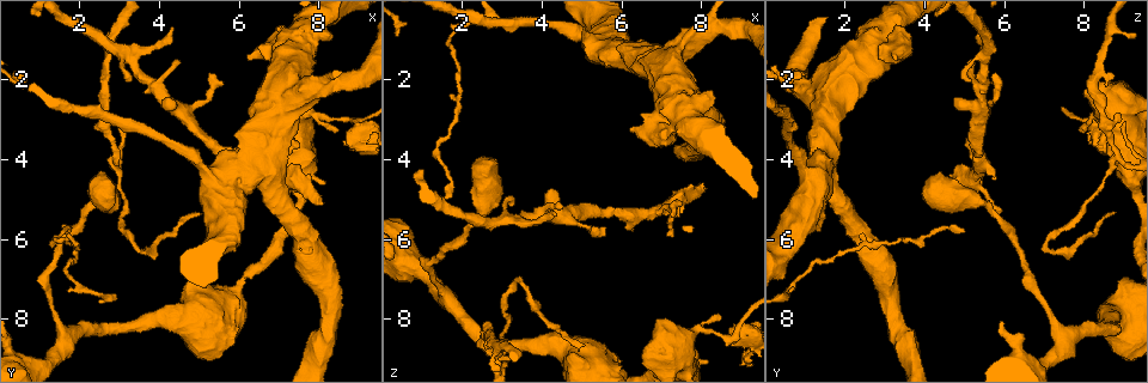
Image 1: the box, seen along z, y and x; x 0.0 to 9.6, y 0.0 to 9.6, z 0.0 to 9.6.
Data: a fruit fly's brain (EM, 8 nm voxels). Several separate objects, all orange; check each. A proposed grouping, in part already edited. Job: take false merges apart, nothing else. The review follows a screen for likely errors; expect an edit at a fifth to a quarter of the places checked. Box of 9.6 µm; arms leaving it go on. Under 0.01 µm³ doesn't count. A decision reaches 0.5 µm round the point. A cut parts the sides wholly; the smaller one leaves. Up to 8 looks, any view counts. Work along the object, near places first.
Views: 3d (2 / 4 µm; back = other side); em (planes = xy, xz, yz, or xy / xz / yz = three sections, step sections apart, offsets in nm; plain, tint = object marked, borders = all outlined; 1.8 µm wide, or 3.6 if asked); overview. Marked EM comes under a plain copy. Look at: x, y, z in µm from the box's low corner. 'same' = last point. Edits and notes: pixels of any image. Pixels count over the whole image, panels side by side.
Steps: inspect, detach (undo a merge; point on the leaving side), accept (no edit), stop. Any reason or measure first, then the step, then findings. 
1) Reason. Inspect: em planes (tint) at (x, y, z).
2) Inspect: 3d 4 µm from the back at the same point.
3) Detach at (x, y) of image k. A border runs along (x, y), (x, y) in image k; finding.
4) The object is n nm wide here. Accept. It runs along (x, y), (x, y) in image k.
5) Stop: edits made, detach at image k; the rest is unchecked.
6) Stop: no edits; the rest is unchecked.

Thick turns thin. Inspect: 3d 4 µm at (7.25, 4.45, 5.10).

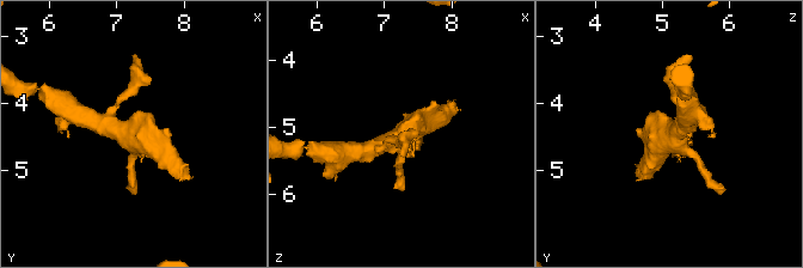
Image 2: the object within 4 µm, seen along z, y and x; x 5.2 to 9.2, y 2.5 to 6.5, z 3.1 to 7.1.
Inspect: em yz step 16 (tint) at (7.15, 4.45, 5.15).

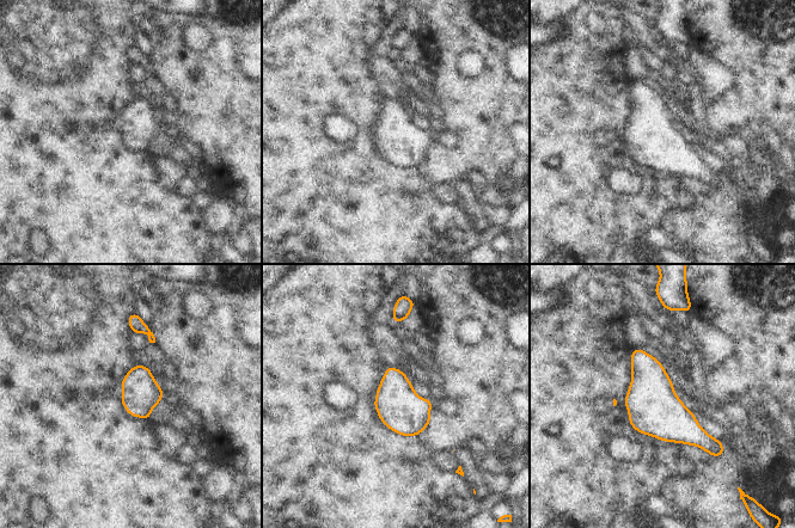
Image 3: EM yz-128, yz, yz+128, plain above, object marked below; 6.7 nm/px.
Another direction. Inspect: em planes (borders) at the same point.

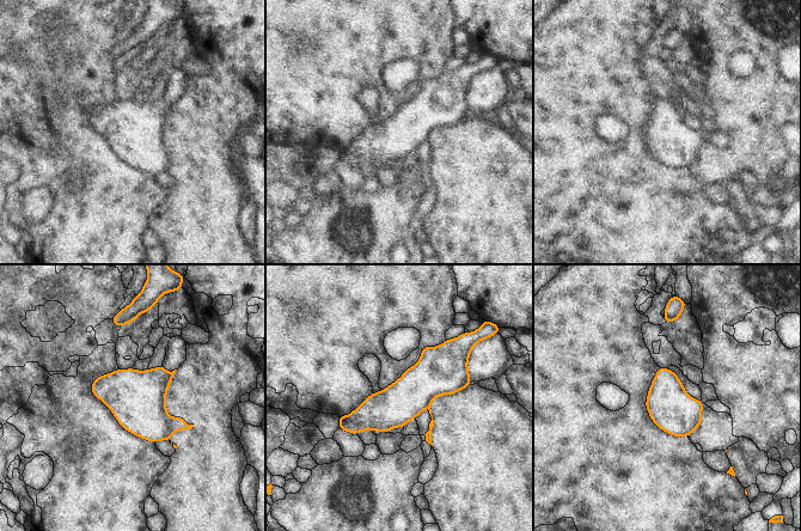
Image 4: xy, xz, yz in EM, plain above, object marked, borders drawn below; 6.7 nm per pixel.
Accept. It runs along (460, 361), (396, 406), (342, 426) in image 4; all the same neuron.

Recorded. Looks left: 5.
Three arms meet. Inspect: 3d 2 µm at (3.35, 1.50, 5.50).

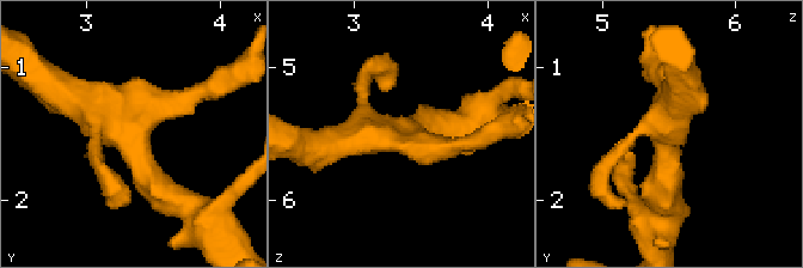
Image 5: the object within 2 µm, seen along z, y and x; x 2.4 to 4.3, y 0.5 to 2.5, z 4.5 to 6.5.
Now the EM. Inspect: em planes (tint) at (3.32, 1.50, 5.50).

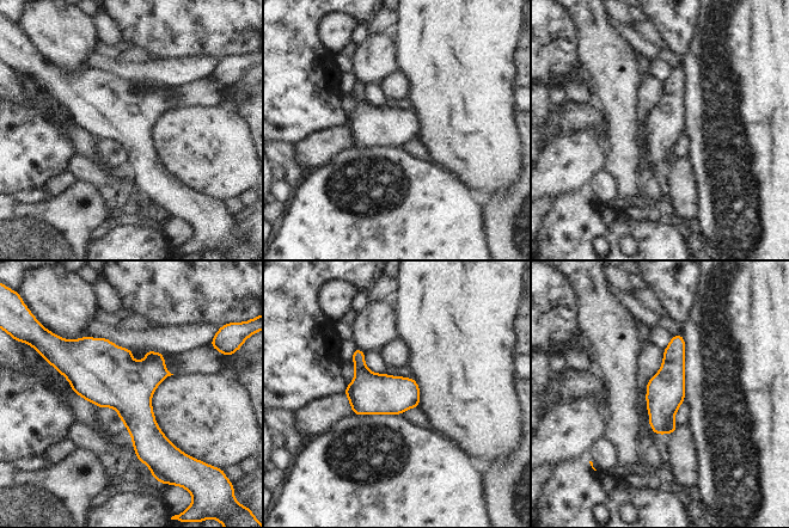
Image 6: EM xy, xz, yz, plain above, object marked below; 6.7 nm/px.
Accept. It runs along (679, 337), (662, 400), (661, 431) in image 6; continuous, no second neuron.

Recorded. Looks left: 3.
Inspect: em 3.6 µm yz step 16 (tint) at (7.05, 2.40, 8.65).

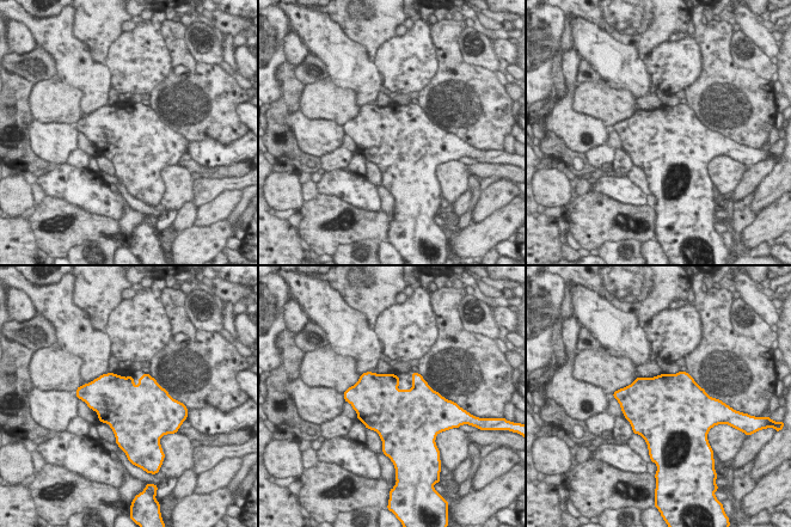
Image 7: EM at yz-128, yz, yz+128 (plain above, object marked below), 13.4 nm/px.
Accept. All the same neuron.

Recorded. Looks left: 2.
Thin arm on a thick one. Inspect: em xz step 4 (tint) at (8.25, 2.15, 0.75).

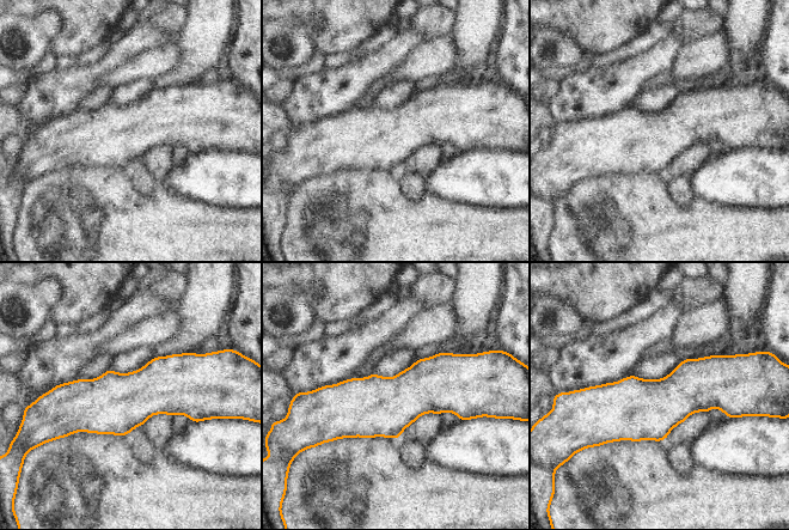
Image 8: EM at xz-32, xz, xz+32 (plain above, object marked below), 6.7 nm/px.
Inspect: em planes (tint) at the same point.

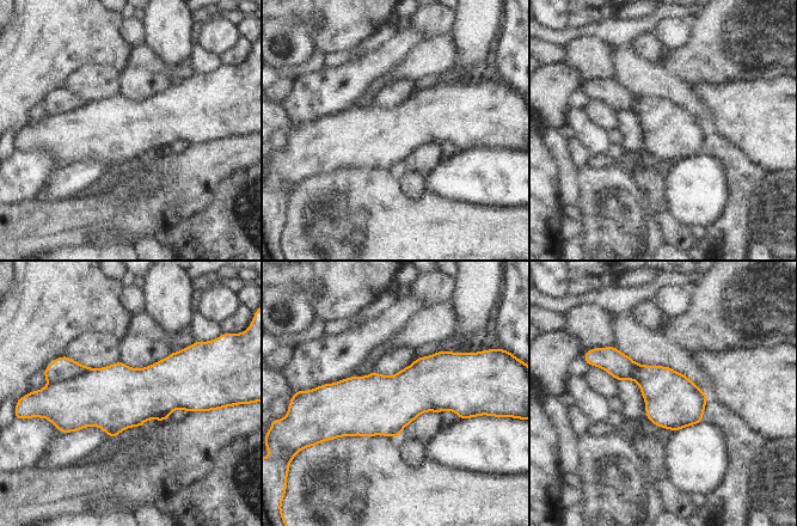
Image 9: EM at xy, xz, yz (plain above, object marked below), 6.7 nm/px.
Accept. Continuous, no second neuron.

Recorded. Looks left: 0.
Stop: no edits; the rest is unchecked.

